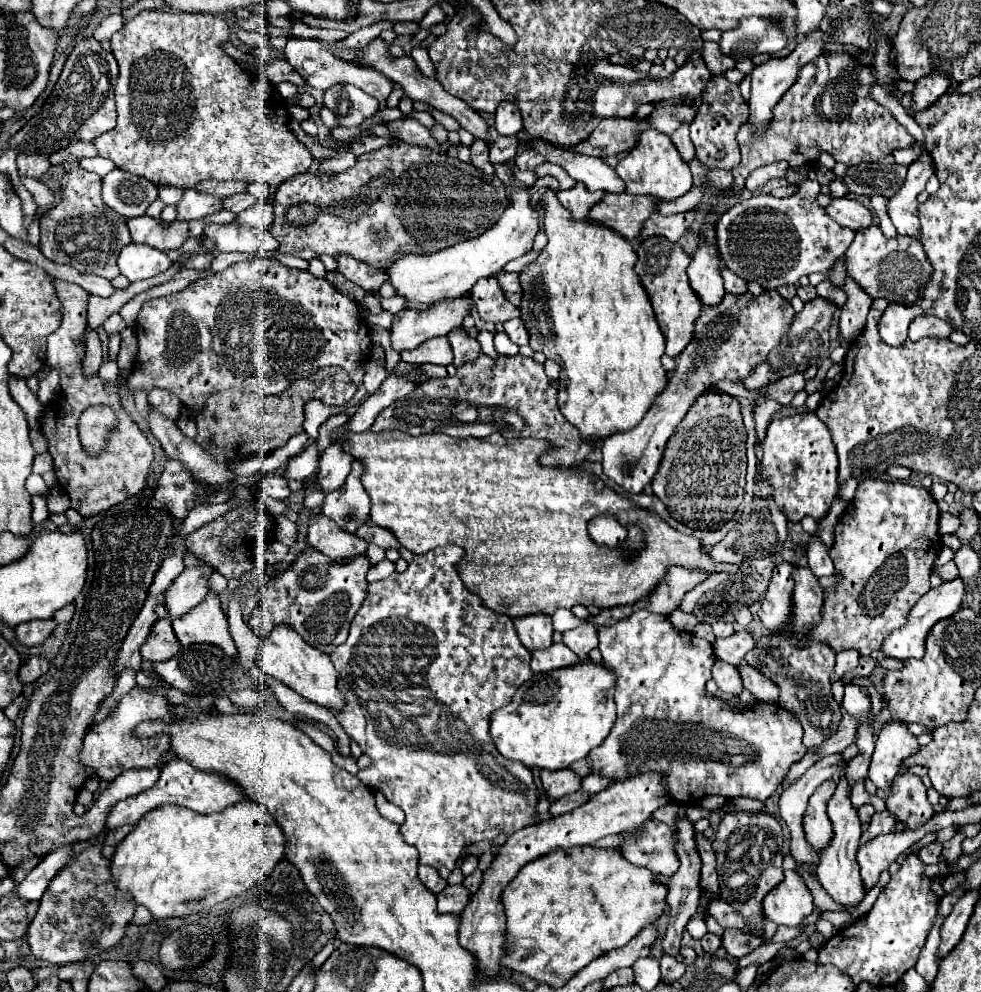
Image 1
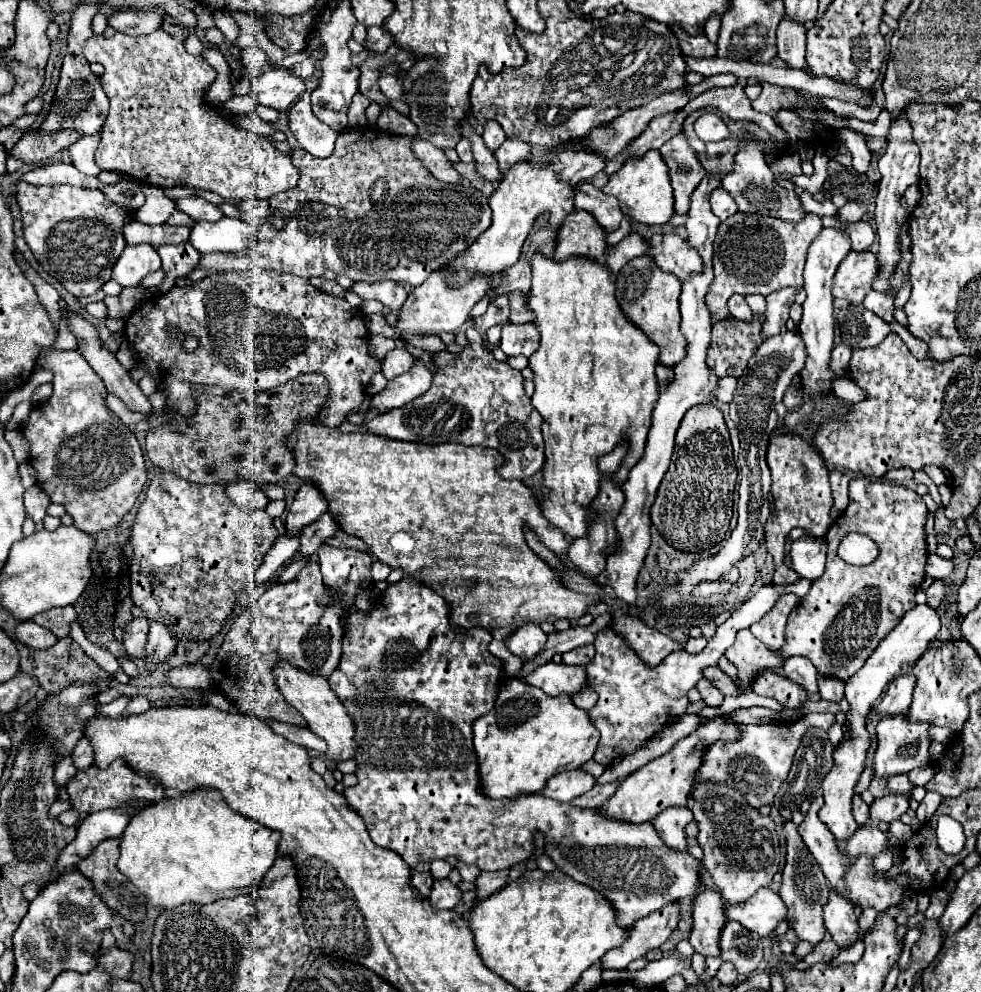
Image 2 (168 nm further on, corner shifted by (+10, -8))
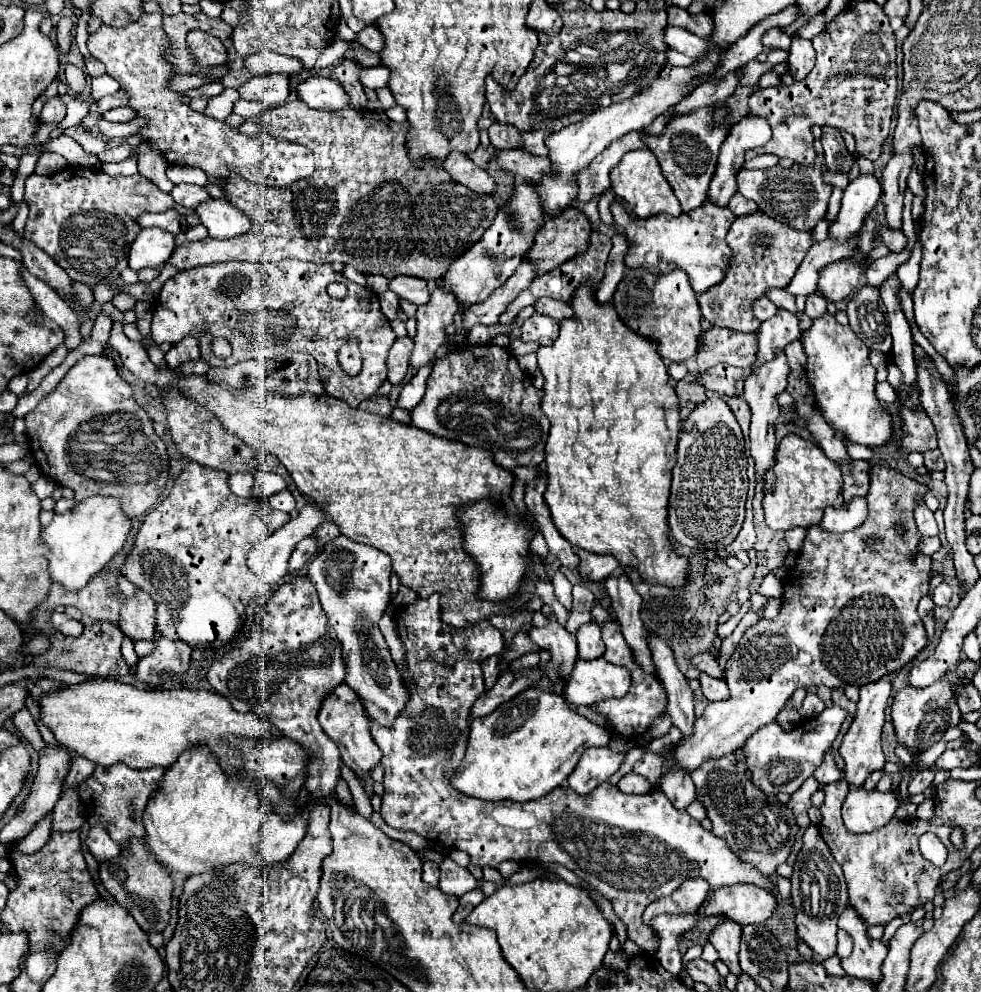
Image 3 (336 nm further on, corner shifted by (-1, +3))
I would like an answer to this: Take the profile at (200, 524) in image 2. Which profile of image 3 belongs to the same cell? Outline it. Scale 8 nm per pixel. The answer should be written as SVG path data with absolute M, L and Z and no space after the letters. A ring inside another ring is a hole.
M195 461L187 463L177 475L169 495L147 513L123 565L123 575L153 597L157 607L157 631L169 639L175 639L177 633L177 637L191 647L205 645L199 649L215 649L227 643L243 625L247 603L257 597L257 592L263 592L263 579L253 575L247 567L247 553L257 541L269 537L277 527L289 521L289 513L273 509L269 501L259 497L235 497L228 487L228 476L224 471L203 467Z

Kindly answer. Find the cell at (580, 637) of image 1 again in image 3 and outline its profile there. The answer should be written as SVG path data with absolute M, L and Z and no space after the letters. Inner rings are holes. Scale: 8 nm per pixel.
M589 621L577 629L577 649L579 659L599 659L605 651L605 643L601 639L601 629L595 621Z

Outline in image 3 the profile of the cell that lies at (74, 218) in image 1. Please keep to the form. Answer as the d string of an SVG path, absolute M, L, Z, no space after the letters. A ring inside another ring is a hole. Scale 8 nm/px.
M67 165L65 169L53 175L33 173L25 183L25 199L29 203L29 217L23 235L29 237L29 241L33 241L35 245L39 245L49 257L53 257L53 261L57 261L73 281L87 283L91 287L117 279L121 271L127 267L131 243L141 231L141 227L137 225L137 217L143 211L157 213L173 207L173 197L141 175L109 177L103 171L73 165Z

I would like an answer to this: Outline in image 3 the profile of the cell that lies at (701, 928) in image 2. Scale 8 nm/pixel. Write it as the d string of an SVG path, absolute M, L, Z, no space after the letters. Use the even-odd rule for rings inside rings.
M723 917L721 923L711 931L709 941L717 949L719 959L729 967L729 971L739 975L741 967L739 967L737 951L741 941L741 927L735 921L729 921L729 917Z

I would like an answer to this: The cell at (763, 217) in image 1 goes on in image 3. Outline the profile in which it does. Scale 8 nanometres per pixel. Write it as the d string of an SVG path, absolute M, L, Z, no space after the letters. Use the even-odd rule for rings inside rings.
M761 211L737 217L727 233L727 245L733 251L733 257L725 277L721 283L699 295L703 319L711 325L725 325L737 331L757 331L761 321L755 319L751 303L769 287L787 287L813 243L813 231L793 229Z

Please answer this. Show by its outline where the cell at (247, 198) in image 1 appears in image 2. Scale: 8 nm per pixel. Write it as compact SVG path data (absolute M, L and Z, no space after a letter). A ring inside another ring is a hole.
M188 196L188 198L180 198L180 200L174 200L176 204L176 210L188 214L192 220L208 220L208 222L214 222L214 220L220 220L224 214L218 210L216 204L210 204L198 196Z

